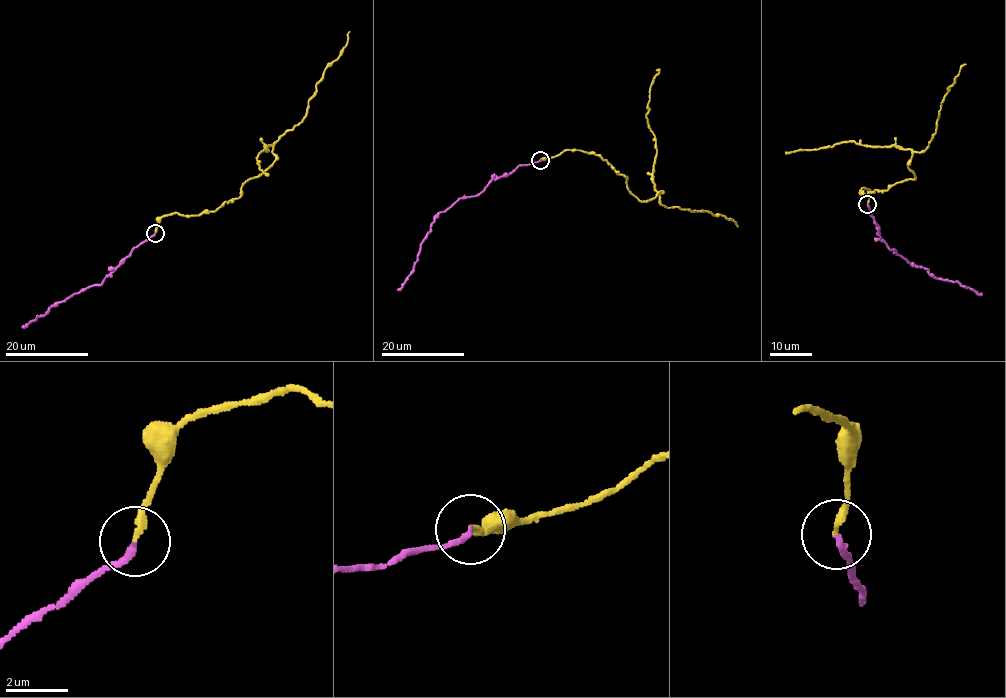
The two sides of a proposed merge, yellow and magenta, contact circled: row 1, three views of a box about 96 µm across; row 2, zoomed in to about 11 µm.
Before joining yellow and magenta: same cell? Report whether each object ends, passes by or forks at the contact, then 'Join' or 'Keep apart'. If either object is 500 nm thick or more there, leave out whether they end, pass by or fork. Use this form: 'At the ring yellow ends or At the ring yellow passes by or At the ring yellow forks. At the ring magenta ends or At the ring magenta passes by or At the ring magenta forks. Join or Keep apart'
At the ring yellow ends. At the ring magenta ends. Join

